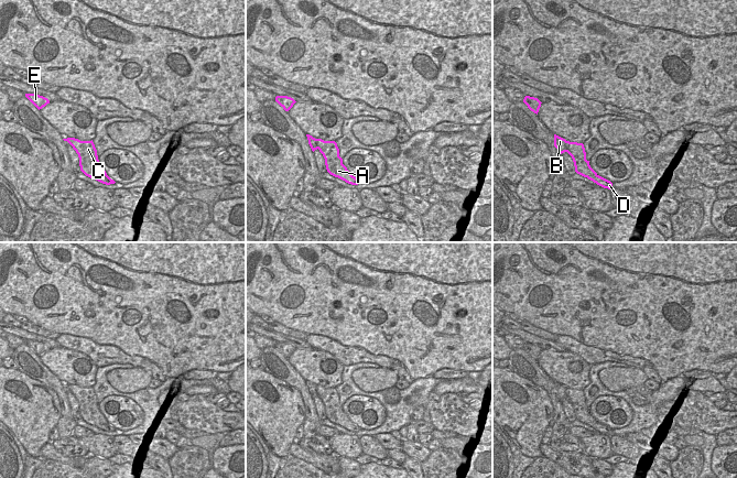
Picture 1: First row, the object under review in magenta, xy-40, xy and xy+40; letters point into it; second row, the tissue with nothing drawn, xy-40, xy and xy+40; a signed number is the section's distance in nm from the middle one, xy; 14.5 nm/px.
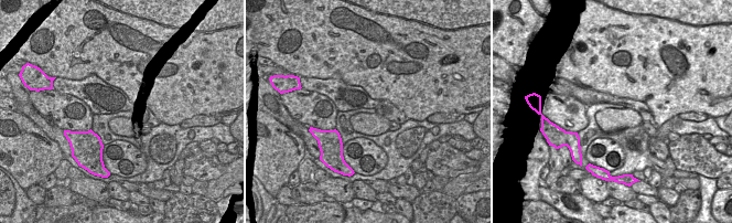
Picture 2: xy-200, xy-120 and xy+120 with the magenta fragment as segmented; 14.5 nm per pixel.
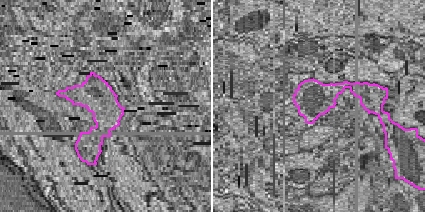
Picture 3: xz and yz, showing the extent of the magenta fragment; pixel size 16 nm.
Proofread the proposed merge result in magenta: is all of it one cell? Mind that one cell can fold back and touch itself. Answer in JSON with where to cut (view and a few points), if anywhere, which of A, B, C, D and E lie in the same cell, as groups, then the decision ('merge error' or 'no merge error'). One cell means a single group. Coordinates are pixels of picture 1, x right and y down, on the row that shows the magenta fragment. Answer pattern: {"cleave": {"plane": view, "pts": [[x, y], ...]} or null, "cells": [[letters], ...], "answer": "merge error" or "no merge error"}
{"cleave": {"plane": "xy+40", "pts": [[565, 141], [567, 151]]}, "cells": [["A", "C", "D"], ["B", "E"]], "answer": "merge error"}

